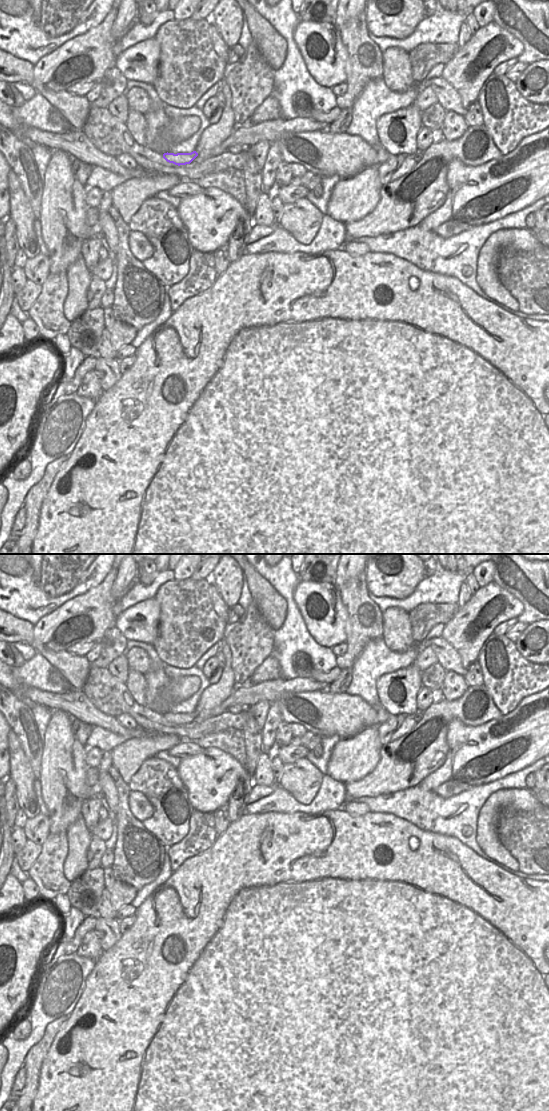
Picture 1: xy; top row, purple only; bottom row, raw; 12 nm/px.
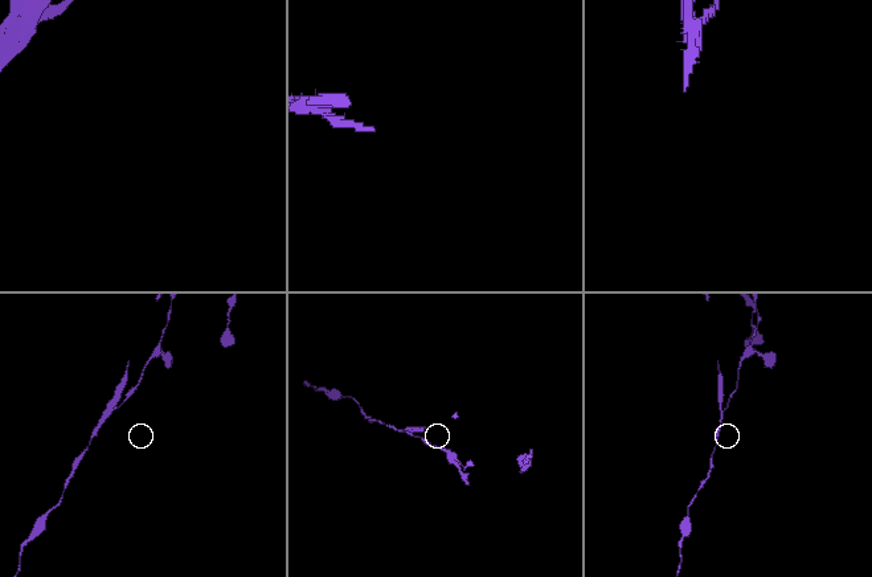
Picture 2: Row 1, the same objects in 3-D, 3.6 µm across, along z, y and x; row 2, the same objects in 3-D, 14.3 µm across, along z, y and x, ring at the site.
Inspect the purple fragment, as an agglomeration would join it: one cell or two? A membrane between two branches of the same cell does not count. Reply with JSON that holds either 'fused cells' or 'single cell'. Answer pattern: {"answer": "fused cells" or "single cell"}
{"answer": "fused cells"}

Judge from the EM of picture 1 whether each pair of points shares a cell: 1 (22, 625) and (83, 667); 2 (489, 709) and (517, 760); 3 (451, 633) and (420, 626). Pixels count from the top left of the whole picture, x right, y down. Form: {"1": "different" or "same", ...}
{"1": "same", "2": "different", "3": "different"}

